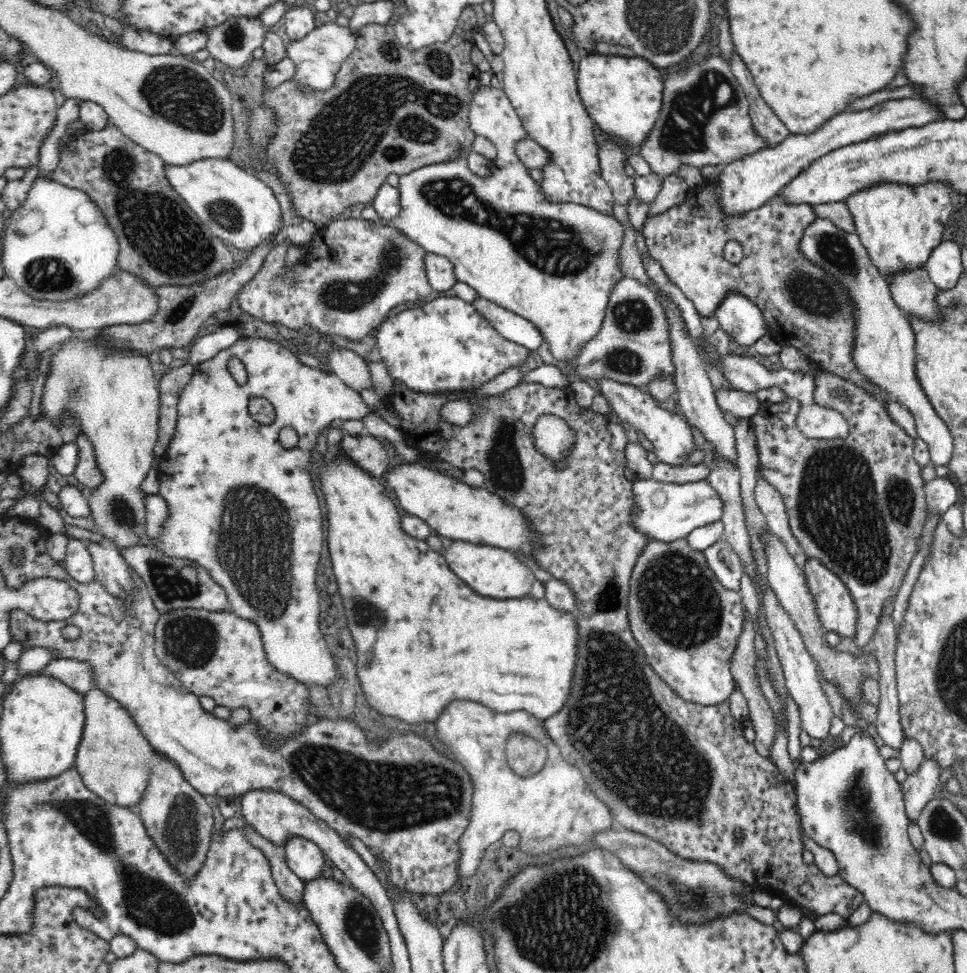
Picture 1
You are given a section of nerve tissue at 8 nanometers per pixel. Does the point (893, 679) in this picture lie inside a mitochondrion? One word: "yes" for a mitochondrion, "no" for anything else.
no

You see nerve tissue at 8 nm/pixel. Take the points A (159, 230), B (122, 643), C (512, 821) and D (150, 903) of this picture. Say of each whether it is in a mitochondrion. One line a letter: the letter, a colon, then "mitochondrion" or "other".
A: mitochondrion
B: other
C: other
D: mitochondrion

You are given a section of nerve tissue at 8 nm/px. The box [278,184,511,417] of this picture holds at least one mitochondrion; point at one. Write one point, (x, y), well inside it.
(348, 293)

